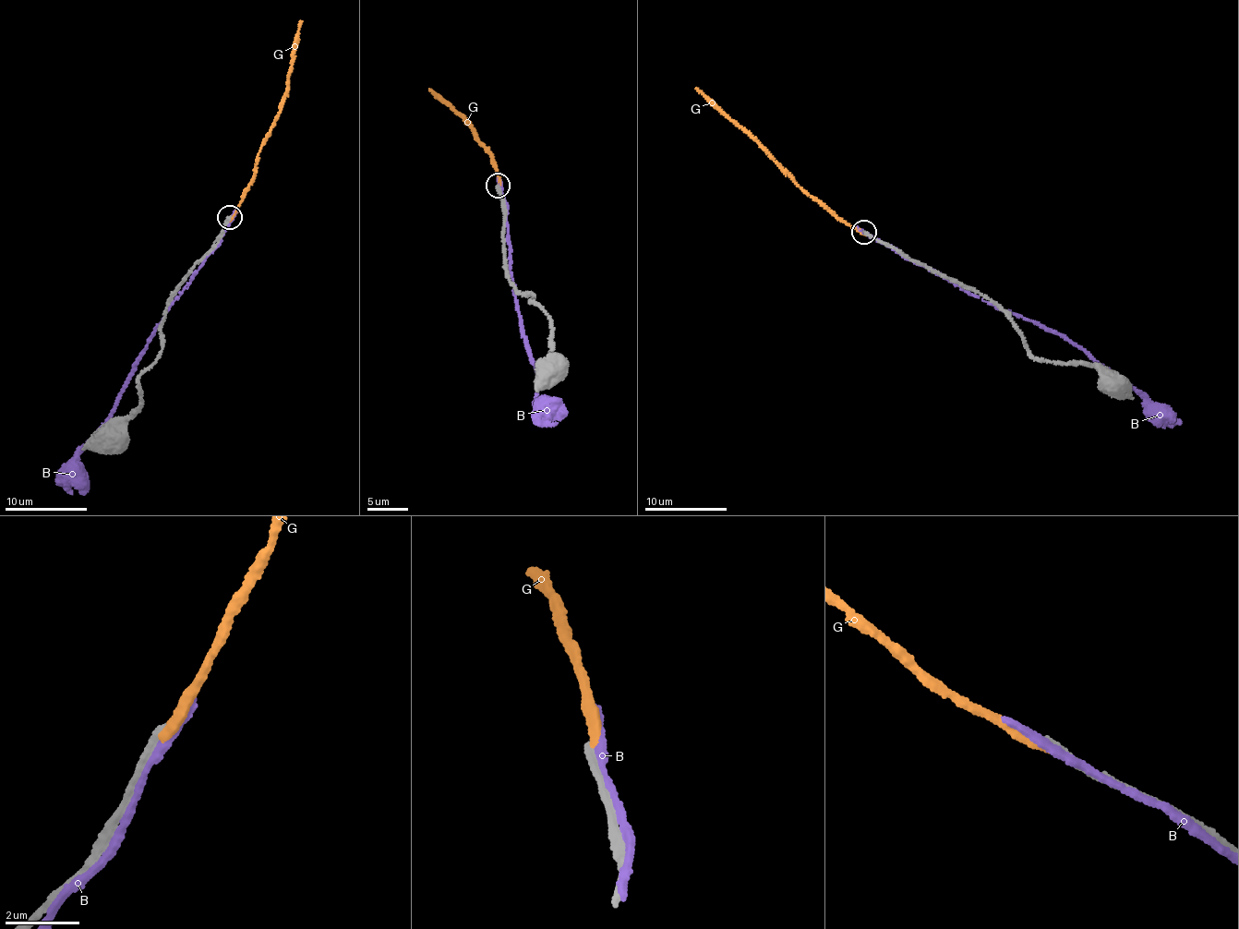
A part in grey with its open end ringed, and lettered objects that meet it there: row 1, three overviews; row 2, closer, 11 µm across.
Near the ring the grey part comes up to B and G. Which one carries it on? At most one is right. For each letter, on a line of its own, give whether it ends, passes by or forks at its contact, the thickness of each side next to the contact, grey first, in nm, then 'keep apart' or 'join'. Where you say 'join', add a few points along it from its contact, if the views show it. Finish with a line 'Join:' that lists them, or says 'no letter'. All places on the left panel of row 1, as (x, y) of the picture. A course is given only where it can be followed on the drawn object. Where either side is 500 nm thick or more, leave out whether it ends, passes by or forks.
B: it passes by; calibres 190 and 180 nm; keep apart
G: it ends; calibres 240 and 240 nm; keep apart
Join: no letter

